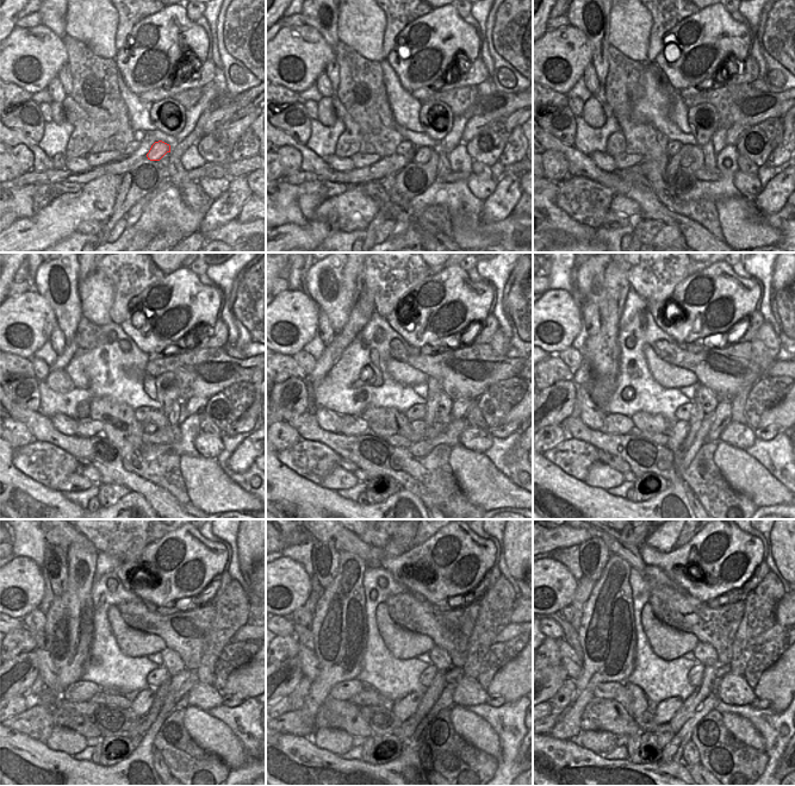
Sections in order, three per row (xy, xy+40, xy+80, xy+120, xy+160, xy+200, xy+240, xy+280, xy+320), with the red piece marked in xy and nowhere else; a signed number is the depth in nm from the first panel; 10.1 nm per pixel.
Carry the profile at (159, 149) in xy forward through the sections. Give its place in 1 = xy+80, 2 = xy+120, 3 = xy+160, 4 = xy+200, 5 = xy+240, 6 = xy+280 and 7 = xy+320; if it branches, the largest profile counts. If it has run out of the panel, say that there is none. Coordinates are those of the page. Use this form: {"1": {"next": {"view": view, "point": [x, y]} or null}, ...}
{"1": {"next": {"view": "xy+80", "point": [687, 160]}}, "2": {"next": {"view": "xy+120", "point": [150, 428]}}, "3": {"next": {"view": "xy+160", "point": [418, 426]}}, "4": {"next": {"view": "xy+200", "point": [677, 434]}}, "5": {"next": {"view": "xy+240", "point": [141, 703]}}, "6": {"next": {"view": "xy+280", "point": [403, 709]}}, "7": {"next": {"view": "xy+320", "point": [663, 712]}}}

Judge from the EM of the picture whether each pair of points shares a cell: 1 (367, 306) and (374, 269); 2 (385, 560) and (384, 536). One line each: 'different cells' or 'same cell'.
1: different cells
2: different cells

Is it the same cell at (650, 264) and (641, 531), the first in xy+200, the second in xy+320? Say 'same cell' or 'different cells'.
different cells

